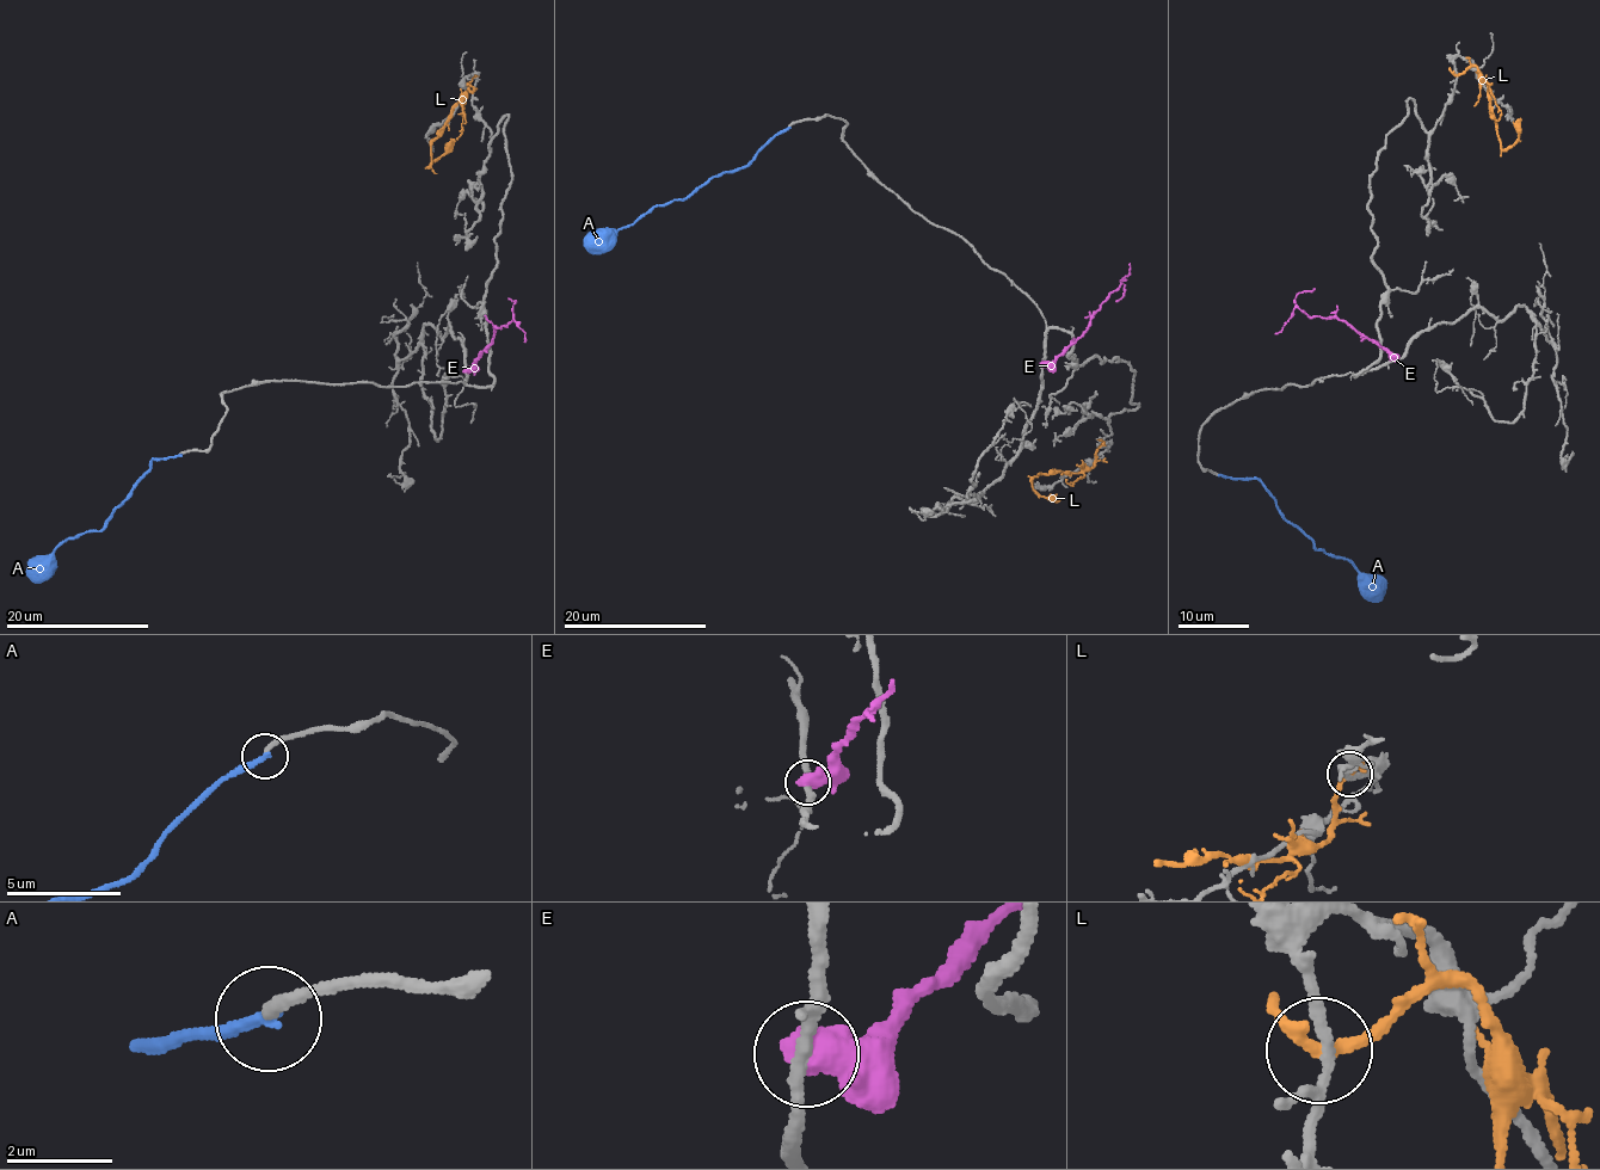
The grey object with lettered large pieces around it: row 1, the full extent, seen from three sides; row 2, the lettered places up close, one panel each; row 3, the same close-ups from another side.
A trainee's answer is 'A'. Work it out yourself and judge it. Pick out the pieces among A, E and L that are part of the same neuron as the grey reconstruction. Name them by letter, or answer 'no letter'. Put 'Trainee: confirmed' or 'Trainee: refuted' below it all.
no letter
Trainee: refuted

